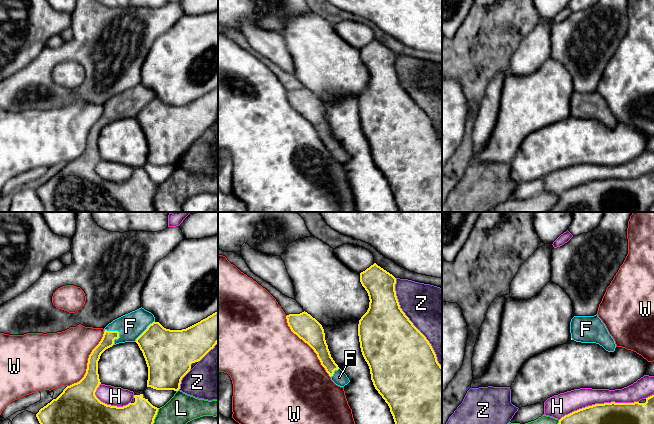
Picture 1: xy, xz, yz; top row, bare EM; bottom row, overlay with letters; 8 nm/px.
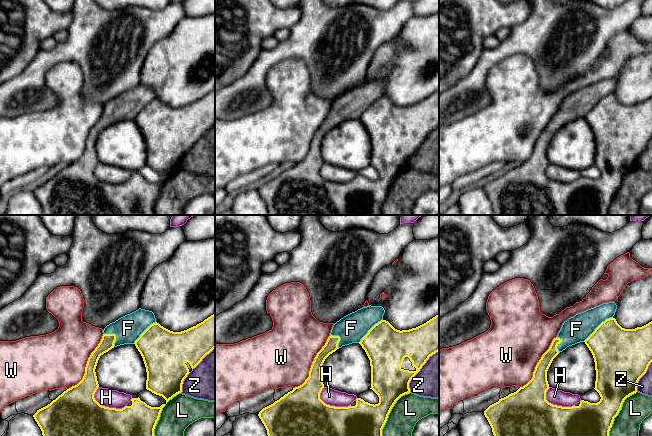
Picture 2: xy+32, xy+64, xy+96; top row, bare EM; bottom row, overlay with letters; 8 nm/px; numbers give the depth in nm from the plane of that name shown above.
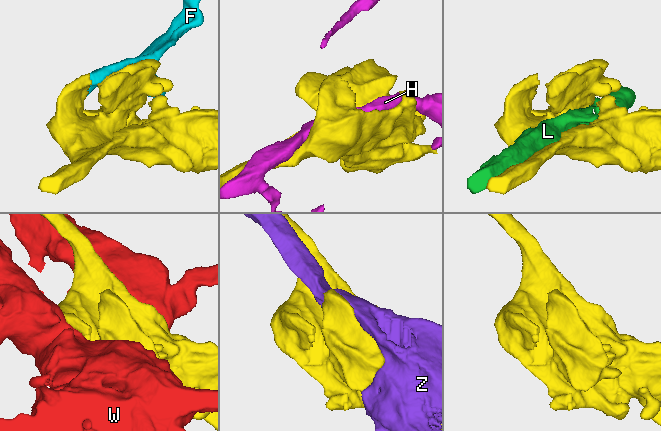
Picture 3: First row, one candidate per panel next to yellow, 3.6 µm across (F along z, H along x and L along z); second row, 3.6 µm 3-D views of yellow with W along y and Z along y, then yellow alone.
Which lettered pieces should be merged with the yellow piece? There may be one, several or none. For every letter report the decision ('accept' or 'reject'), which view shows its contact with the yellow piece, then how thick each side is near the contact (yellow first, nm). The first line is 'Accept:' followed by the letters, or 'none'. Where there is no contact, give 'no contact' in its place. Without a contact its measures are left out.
Accept: F
F: accept; contact in xy; calibres 110 and 220 nm
H: reject; contact in yz; calibres 500 and 170 nm
L: reject; contact in xy; calibres 460 and 240 nm
W: reject; contact in xz; calibres 200 and 500 nm
Z: reject; contact in xz; calibres 480 and 440 nm

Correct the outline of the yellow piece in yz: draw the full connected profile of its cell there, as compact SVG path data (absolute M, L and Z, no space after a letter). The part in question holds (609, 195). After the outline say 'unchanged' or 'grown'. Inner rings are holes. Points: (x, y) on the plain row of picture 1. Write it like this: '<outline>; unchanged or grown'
M654 171L646 174L645 179L604 179L588 182L559 196L555 206L548 212L646 212L654 203Z; unchanged

